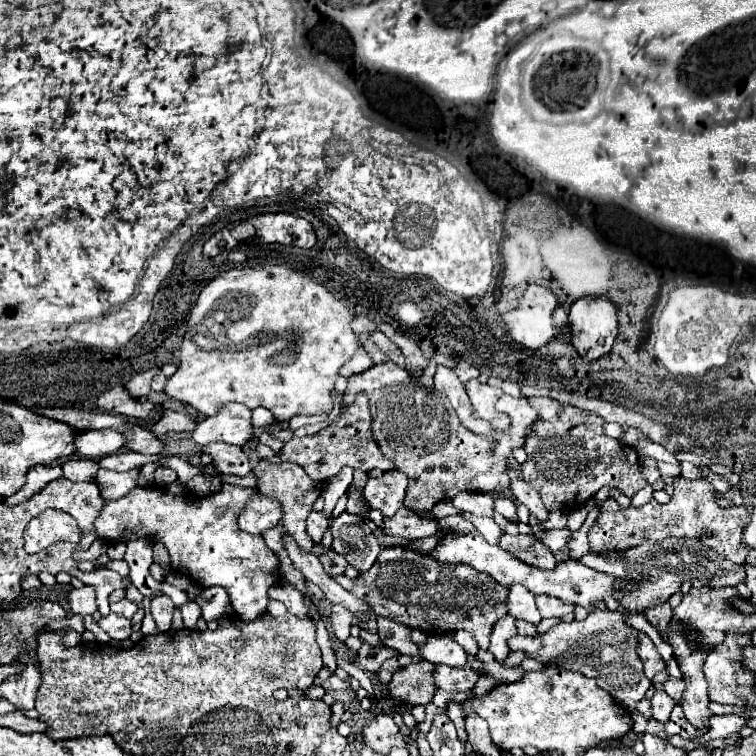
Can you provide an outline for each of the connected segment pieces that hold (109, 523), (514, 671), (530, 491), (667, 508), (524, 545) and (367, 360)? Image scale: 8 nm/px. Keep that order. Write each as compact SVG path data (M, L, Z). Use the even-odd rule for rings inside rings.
M230 483L224 485L222 493L212 493L202 499L192 495L174 497L164 489L136 487L118 501L106 501L96 521L96 533L110 543L160 537L170 553L174 571L188 575L192 583L202 587L224 587L230 595L234 613L246 621L254 621L254 617L266 613L270 601L266 593L268 587L278 583L278 559L274 551L268 549L262 535L250 535L238 529L236 517L250 497L250 487Z
M492 661L492 663L484 663L484 667L482 667L486 673L490 673L492 677L496 677L500 683L516 683L516 681L520 681L520 679L524 679L524 669L520 667L520 665L514 665L514 667L504 667L504 665L500 665L500 663L496 663L496 661Z
M510 471L510 477L512 477L512 493L514 493L514 497L516 497L522 505L528 507L530 515L534 515L536 521L544 523L544 521L548 519L548 511L544 509L544 505L542 505L542 501L540 501L540 493L538 493L532 485L528 485L526 481L518 481L516 471Z
M678 477L678 485L674 487L672 503L660 505L654 499L642 507L628 507L622 509L614 499L606 499L600 509L600 517L596 527L590 529L588 539L594 553L612 553L612 551L626 551L636 545L640 545L644 539L662 541L666 537L678 537L678 539L698 539L704 545L718 551L722 557L744 565L748 557L748 547L742 539L742 533L748 525L748 507L746 505L734 505L734 507L720 507L716 503L716 491L706 481L688 481L684 477Z
M504 533L500 539L500 547L514 553L518 559L534 565L538 569L554 569L556 557L554 553L534 535L508 535Z
M360 343L358 351L354 353L354 357L340 369L340 375L342 375L342 377L350 377L350 375L354 375L354 373L360 373L360 371L370 369L372 365L374 365L374 363L372 363L372 357L366 353L366 349L364 349L362 343Z

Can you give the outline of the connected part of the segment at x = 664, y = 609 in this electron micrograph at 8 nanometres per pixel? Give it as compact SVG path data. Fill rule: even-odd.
M664 601L664 603L656 605L656 607L646 609L646 611L644 611L644 615L646 615L646 619L648 619L648 623L650 623L650 625L658 627L658 631L664 631L664 629L666 629L666 625L670 623L670 619L672 619L672 607Z

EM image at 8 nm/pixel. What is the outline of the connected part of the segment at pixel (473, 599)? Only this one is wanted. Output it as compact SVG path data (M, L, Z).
M408 547L382 549L374 569L370 569L370 573L362 573L356 581L350 581L346 575L338 575L334 579L358 599L370 603L376 615L404 623L412 629L422 629L428 635L444 635L464 629L474 635L480 649L488 649L494 623L508 613L508 587L502 585L500 603L500 585L490 575L462 563L440 563L430 555Z

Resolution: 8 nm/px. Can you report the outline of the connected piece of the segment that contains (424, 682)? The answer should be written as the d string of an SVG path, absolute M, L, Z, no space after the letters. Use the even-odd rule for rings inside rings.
M422 661L396 671L392 681L388 683L388 693L402 703L426 705L436 691L434 677L432 677L434 669L436 669L434 663Z

